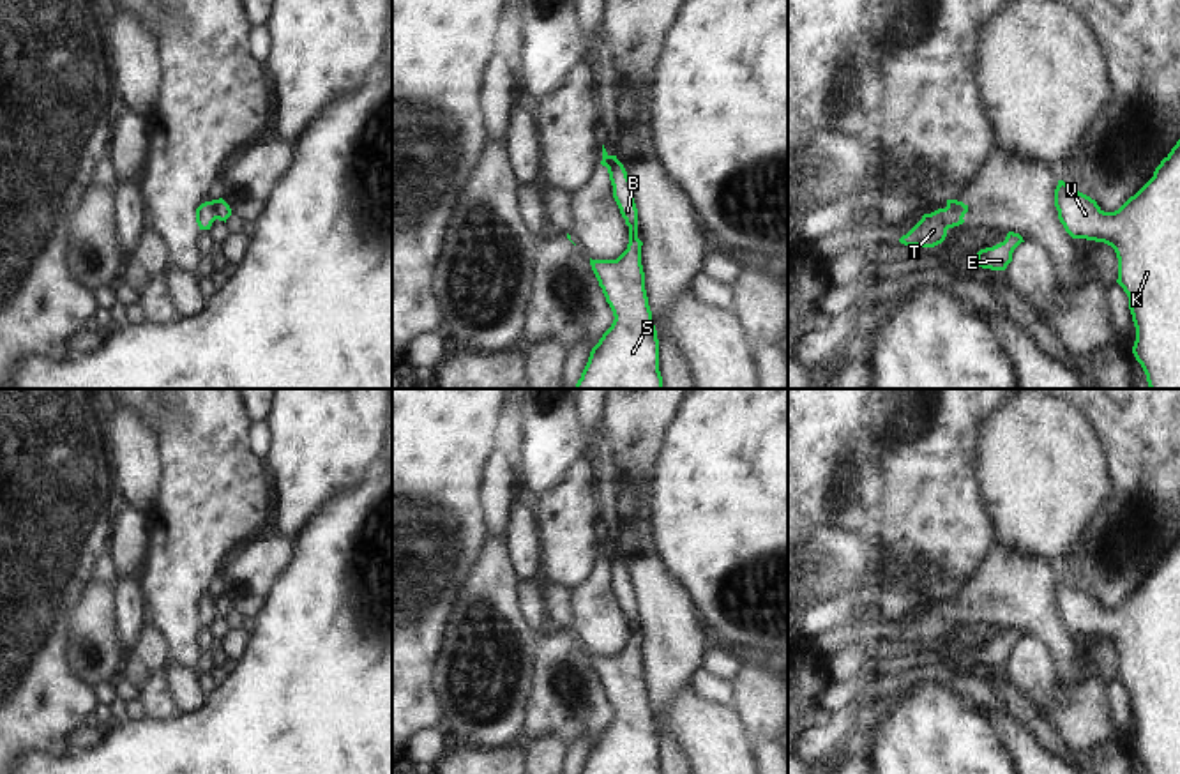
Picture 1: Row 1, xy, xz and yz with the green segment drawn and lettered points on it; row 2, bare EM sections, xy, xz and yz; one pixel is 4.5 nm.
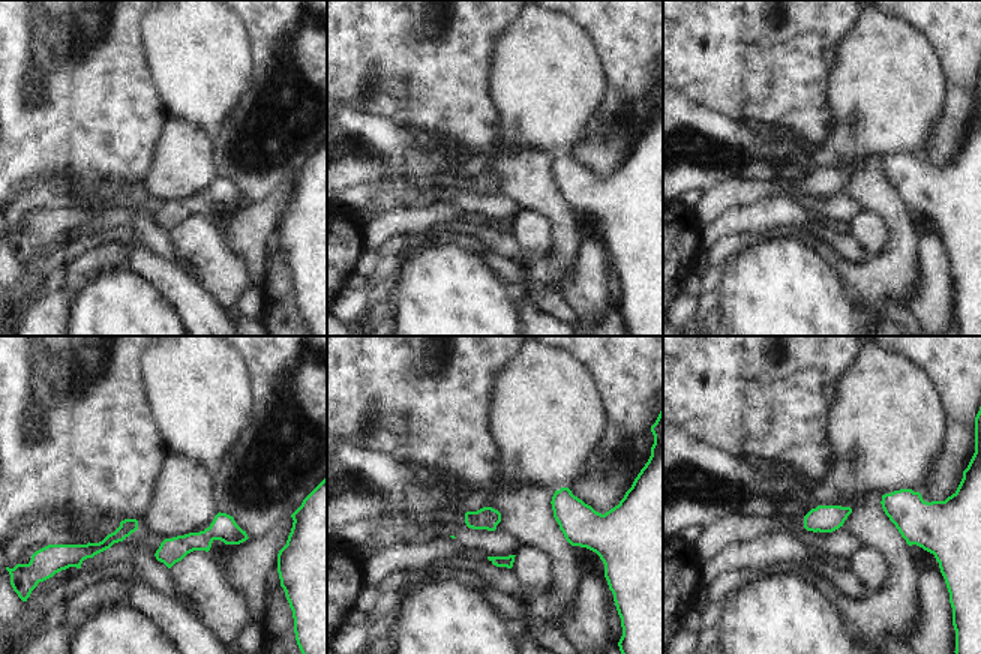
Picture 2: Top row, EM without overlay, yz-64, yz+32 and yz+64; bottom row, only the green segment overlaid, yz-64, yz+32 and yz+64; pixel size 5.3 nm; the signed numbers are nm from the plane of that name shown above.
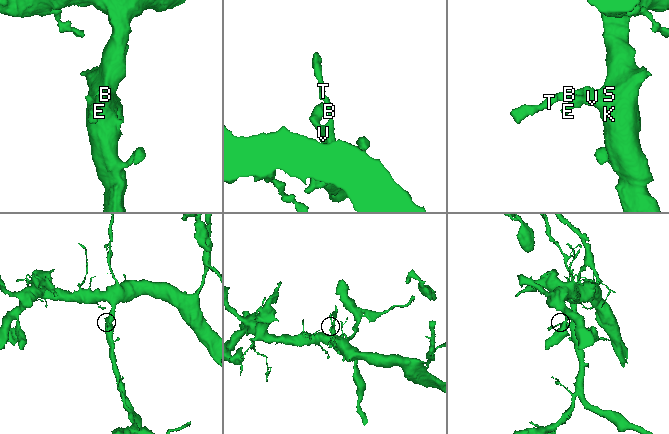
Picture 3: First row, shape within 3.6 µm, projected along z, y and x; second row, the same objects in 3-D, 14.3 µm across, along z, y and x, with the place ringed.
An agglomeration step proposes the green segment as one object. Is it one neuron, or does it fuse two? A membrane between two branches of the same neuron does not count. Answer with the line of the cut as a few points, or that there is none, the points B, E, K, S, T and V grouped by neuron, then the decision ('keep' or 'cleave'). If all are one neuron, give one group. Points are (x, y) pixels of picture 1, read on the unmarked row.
cut xy (209, 598), (216, 614); groups B E K S V / T; cleave

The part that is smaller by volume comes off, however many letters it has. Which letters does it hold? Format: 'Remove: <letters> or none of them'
Remove: T

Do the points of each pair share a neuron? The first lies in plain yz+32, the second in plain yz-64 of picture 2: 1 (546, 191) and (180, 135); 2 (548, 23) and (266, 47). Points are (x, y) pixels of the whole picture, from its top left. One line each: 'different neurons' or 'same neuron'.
1: same neuron
2: different neurons

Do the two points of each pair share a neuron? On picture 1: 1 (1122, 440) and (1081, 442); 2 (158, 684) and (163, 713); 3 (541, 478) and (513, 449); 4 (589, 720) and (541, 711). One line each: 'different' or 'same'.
1: different
2: same
3: different
4: same

